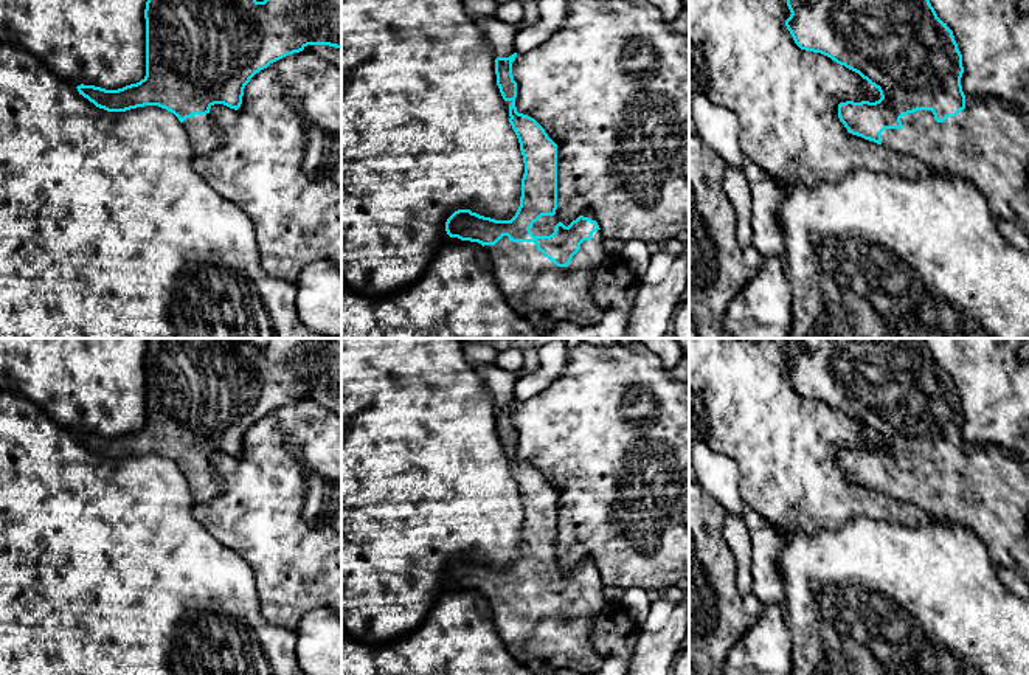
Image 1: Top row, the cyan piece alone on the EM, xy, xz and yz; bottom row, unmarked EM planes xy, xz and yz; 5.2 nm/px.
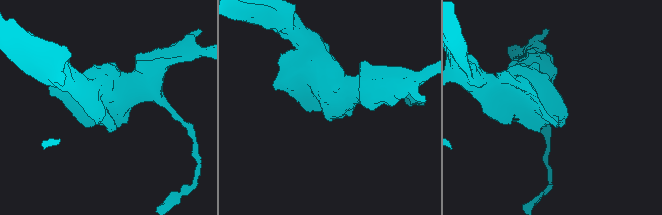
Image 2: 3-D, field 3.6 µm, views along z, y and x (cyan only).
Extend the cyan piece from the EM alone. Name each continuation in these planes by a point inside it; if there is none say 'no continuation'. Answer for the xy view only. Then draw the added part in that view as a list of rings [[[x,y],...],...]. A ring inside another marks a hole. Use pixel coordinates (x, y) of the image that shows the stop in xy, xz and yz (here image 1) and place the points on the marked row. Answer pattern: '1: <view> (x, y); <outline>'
1: xy (204, 134); [[[210,113],[186,118],[182,126],[189,137],[194,155],[206,155],[223,141],[222,132]]]

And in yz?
1: yz (987, 145); [[[965,95],[965,109],[944,123],[937,123],[931,110],[908,113],[900,121],[902,129],[882,132],[882,146],[919,158],[931,171],[975,185],[986,197],[993,219],[1010,219],[1029,236],[1029,115],[1024,110],[1006,99]]]

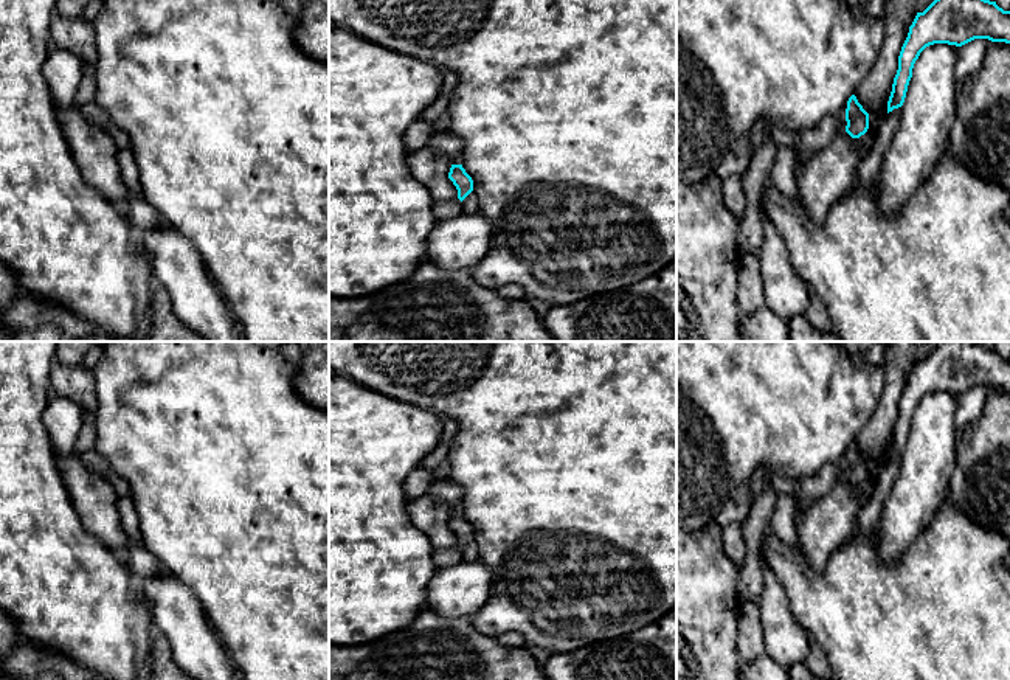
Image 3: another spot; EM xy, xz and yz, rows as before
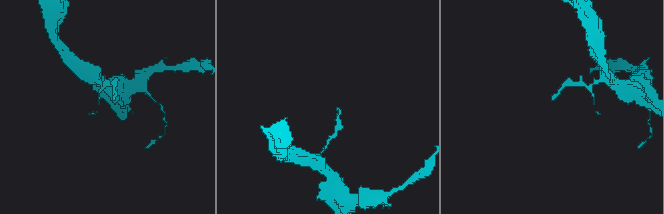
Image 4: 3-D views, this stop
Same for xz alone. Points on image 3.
1: xz (444, 142); [[[448,129],[434,134],[427,143],[427,147],[444,154],[451,165],[462,165],[464,141],[453,137]]]

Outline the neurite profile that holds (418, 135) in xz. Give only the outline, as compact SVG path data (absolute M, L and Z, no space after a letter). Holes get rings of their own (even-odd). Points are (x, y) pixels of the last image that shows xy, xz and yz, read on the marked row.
M417 120L403 135L403 144L408 152L422 149L434 135L434 124L431 121Z

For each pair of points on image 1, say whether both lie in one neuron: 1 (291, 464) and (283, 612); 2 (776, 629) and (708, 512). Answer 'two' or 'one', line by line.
1: one
2: two

